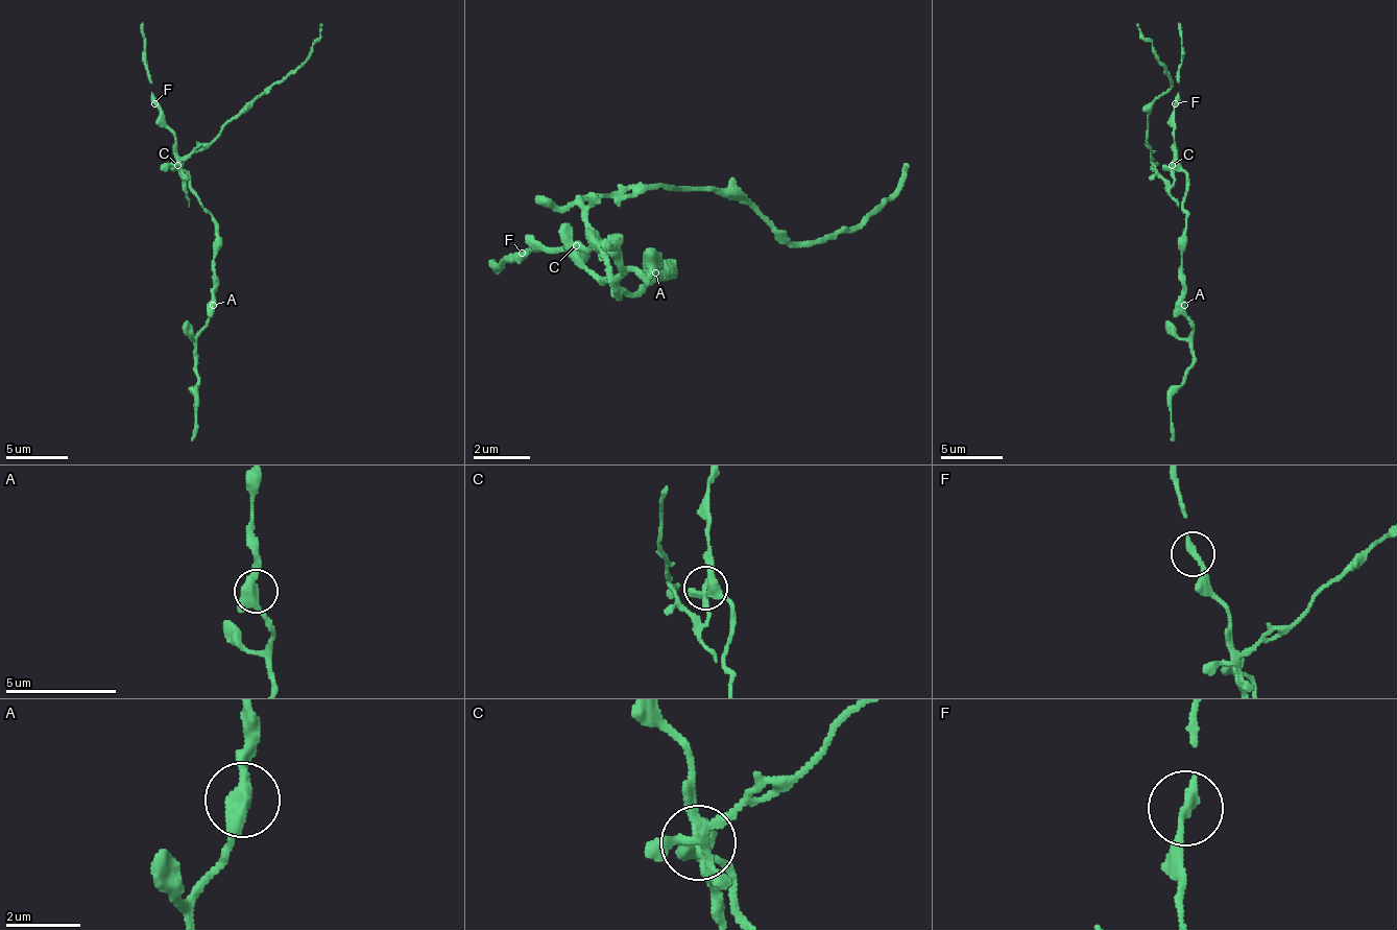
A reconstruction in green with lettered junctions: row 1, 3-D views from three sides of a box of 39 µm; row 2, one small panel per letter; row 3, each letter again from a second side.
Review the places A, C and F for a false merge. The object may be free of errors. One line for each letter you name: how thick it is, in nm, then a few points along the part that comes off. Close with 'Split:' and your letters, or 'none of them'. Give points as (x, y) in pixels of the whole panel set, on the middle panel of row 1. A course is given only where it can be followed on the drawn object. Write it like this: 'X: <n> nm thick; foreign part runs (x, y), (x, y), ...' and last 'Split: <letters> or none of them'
C: 380 nm thick; foreign part runs (577, 243), (584, 200), (692, 187), (735, 187), (777, 230), (820, 243), (870, 215), (906, 180), (906, 165)
Split: C

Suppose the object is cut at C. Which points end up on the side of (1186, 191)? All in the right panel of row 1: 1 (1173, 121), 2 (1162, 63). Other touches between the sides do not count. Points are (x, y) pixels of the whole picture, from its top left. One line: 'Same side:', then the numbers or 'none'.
Same side: 1

